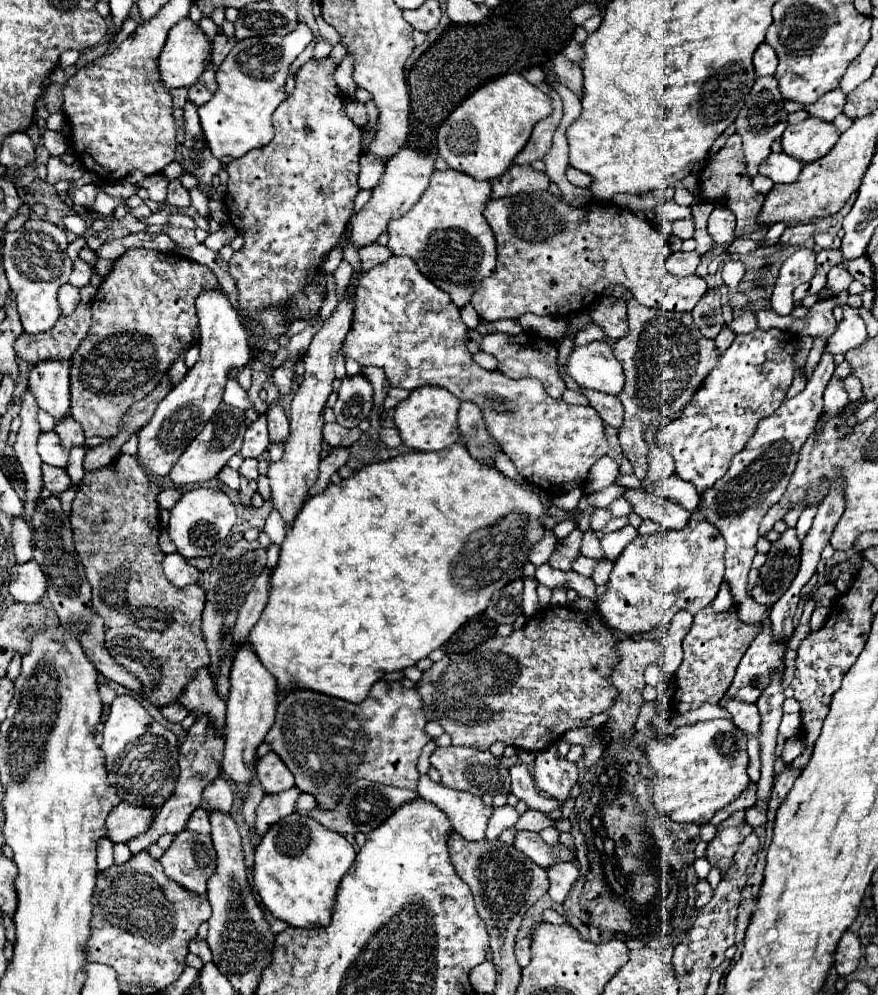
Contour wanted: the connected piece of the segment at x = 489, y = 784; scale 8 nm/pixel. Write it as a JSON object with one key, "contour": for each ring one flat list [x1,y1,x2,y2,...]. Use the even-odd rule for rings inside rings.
{"contour":[[436,747,430,755,430,765,440,771,442,785,450,789,462,789,472,795,498,795,498,793,510,793,510,775,508,769,498,763,496,757,492,757,490,751,476,751,472,747]]}

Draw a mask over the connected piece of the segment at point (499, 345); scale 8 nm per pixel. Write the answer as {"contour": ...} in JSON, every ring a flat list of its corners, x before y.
{"contour":[[488,333,484,335,480,349,486,353,492,353,498,359,498,371,504,373,506,377,512,379,522,379,522,377,534,377,542,381,546,387,548,395,554,399,560,399,562,393,566,391,566,383,562,375,558,373,558,349,554,347,552,341,546,341,538,337,536,333,520,333,520,335,508,335,508,333]]}

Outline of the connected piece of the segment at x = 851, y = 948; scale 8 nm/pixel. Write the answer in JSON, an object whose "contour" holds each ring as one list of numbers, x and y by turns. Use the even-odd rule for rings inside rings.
{"contour":[[846,931,838,943,838,949,834,953,834,967,838,975,850,975,860,961,862,947,860,947,860,937,854,931]]}

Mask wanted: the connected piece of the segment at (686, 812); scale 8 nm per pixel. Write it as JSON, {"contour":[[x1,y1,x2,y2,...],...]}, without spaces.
{"contour":[[714,719,714,721,700,721,700,723,694,723,694,725,684,725,684,727,678,727,676,731,674,731,674,735,670,735,670,737,666,737,664,741,660,741,660,739,650,739,650,741,646,741,644,743,644,755,646,755,646,759,650,761,650,765,654,765,654,771,656,771,656,807,658,807,658,811,660,811,660,815,666,815,668,819,672,819,672,821,680,821,680,823,708,823,710,821,710,817,718,811,718,809,722,809,722,807,726,807,726,805,730,805,746,787,748,787,748,783,750,783,750,779,748,779,748,773,746,773,746,767,748,767,748,755,746,755,746,735,732,723,732,721,728,721,728,719]]}

